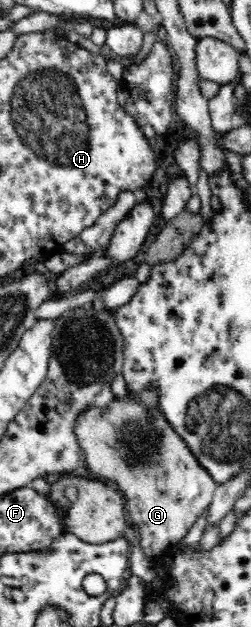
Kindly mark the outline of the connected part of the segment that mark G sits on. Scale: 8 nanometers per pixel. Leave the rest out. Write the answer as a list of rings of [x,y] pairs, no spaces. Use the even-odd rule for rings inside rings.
[[[131,394],[121,401],[113,399],[104,410],[96,406],[89,407],[89,411],[79,417],[75,432],[79,436],[88,471],[96,477],[115,482],[127,498],[129,519],[137,528],[140,547],[147,559],[156,559],[171,545],[178,544],[195,525],[195,521],[207,513],[217,483],[192,457],[191,451],[168,425],[158,406],[144,407]]]

